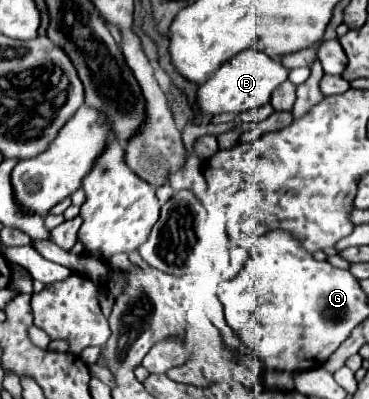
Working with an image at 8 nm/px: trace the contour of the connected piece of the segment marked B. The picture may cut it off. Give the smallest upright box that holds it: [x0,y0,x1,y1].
[198,50,288,114]

